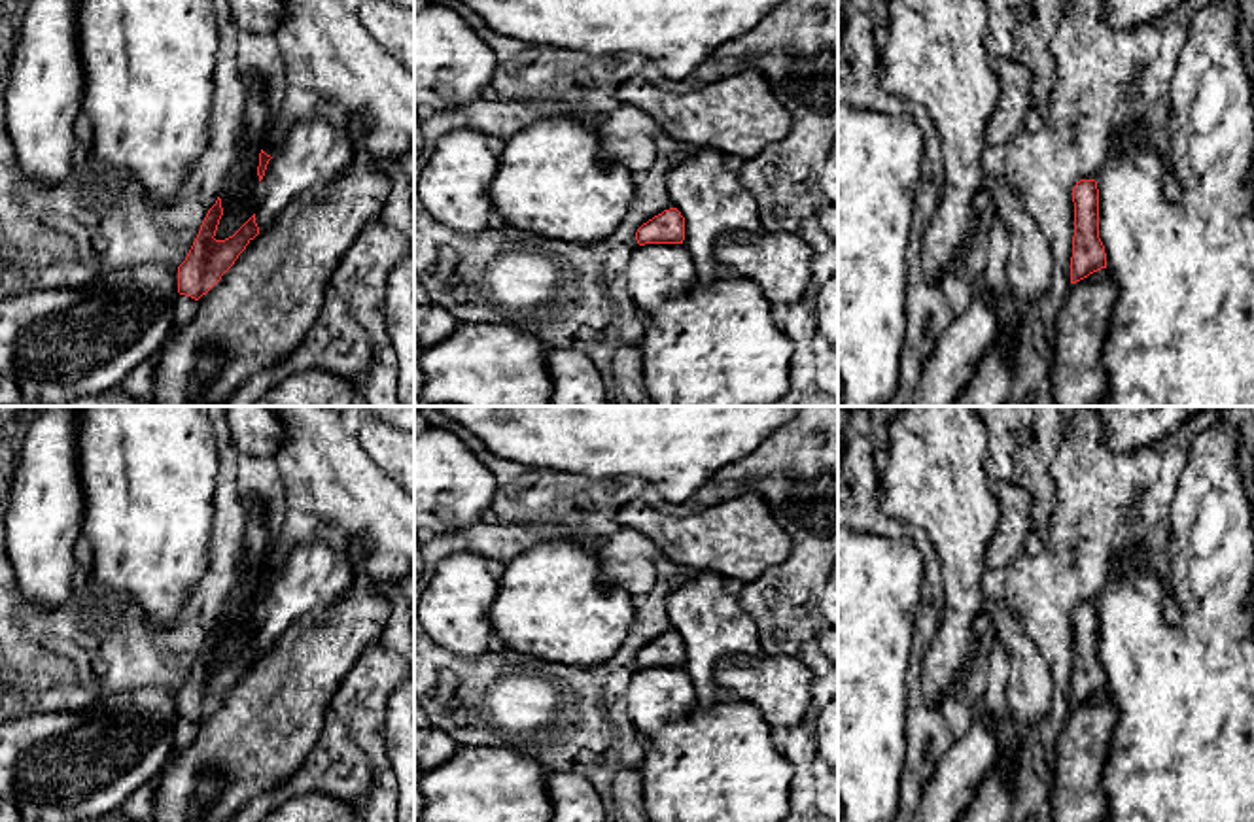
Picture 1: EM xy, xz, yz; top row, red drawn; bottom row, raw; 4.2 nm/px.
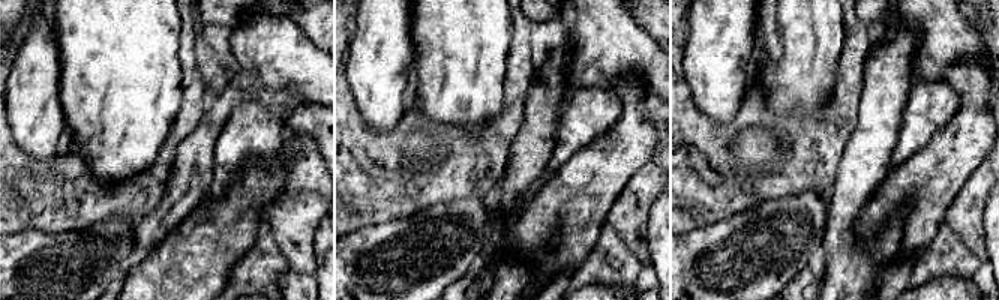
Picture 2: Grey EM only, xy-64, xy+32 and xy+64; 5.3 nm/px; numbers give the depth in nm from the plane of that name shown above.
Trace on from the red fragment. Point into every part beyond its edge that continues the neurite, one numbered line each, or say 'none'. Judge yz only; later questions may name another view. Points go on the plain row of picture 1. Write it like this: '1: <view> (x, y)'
none

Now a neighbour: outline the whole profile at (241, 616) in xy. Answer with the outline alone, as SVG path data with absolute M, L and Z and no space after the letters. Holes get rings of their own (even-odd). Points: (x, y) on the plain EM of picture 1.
M248 548L240 554L240 590L219 612L223 639L219 642L216 663L233 659L257 633L261 622L261 605L257 599L259 576L248 559Z

